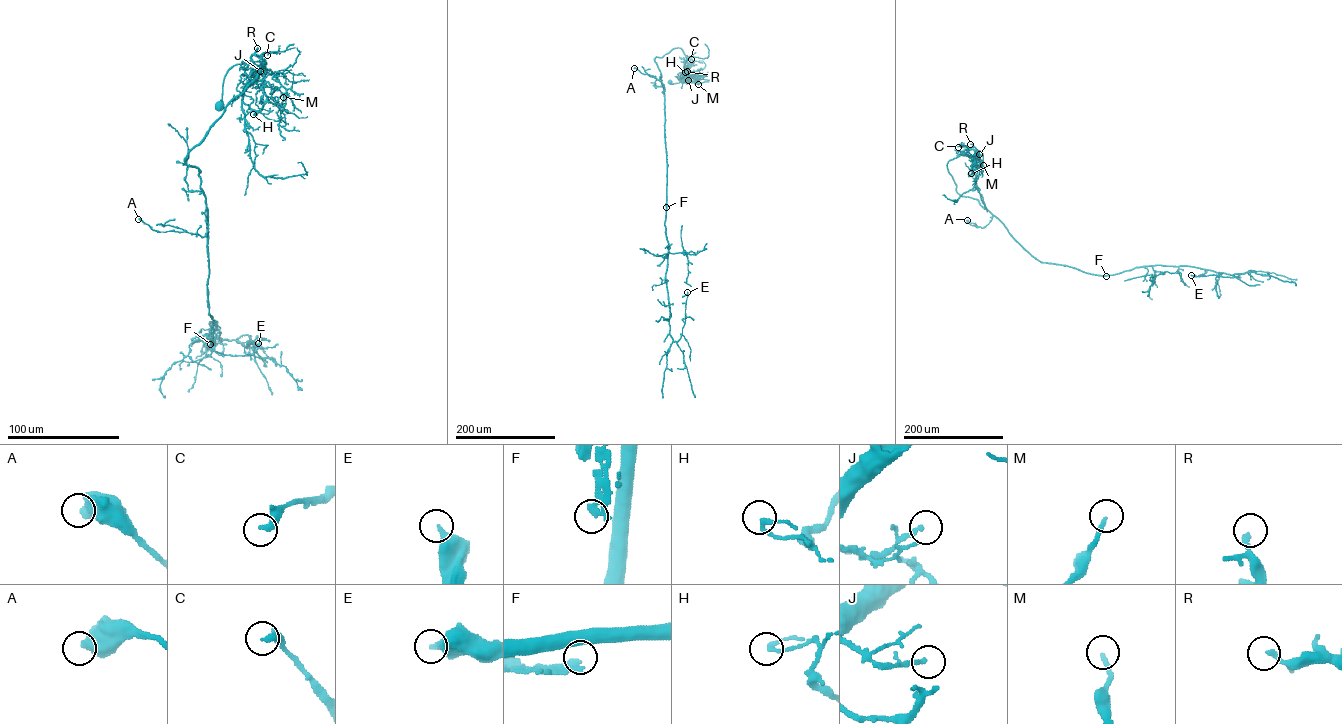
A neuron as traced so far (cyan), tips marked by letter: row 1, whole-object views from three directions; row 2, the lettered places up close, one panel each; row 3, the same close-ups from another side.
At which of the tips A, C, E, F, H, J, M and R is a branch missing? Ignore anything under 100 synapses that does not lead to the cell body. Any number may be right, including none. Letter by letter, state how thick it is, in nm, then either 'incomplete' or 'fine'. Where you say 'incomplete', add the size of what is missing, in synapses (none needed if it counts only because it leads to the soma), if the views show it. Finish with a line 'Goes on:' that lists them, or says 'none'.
A: calibre 650 nm; fine
C: calibre 240 nm; fine
E: calibre 400 nm; fine
F: calibre 200 nm; fine
H: calibre 140 nm; fine
J: calibre 200 nm; fine
M: calibre 180 nm; fine
R: calibre 220 nm; fine
Goes on: none

